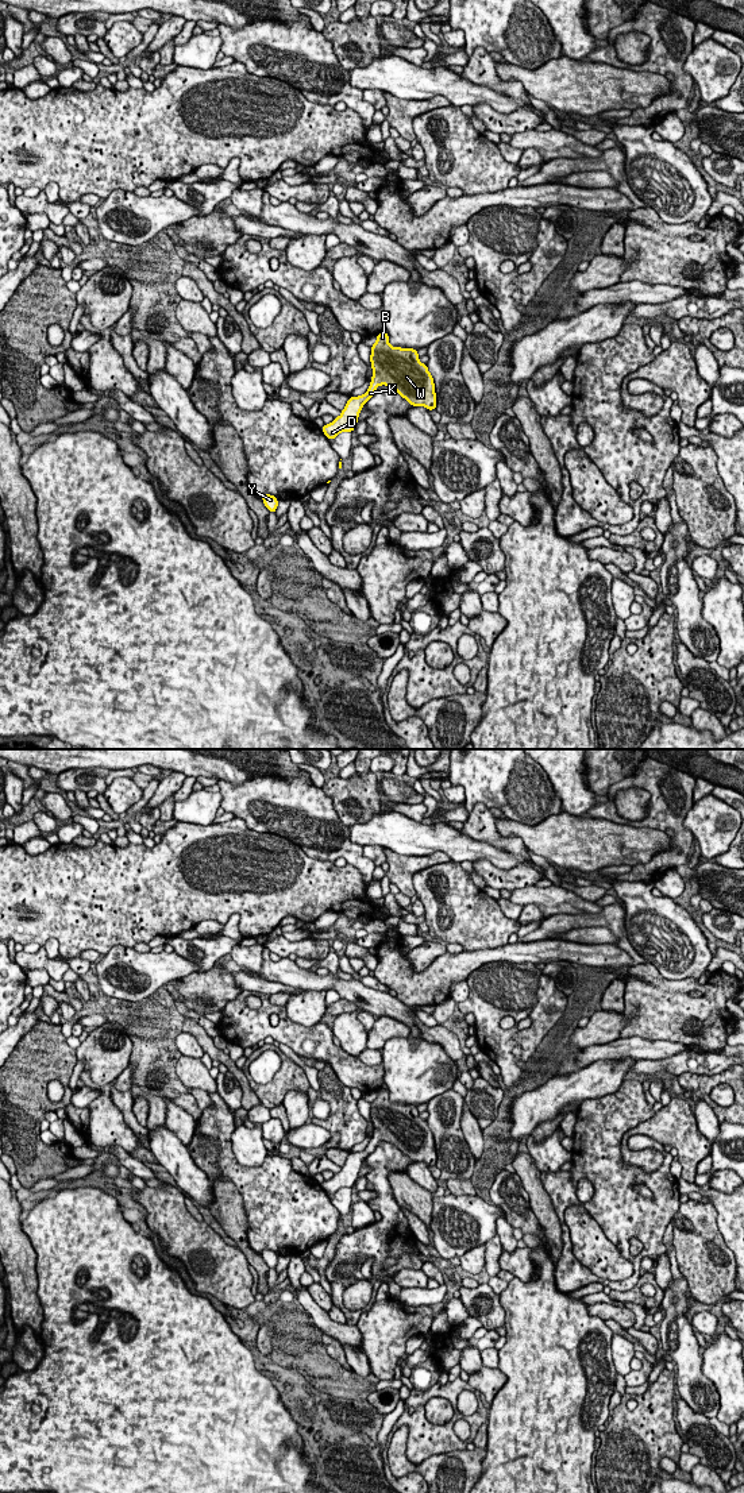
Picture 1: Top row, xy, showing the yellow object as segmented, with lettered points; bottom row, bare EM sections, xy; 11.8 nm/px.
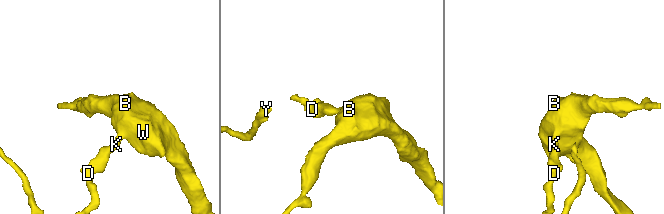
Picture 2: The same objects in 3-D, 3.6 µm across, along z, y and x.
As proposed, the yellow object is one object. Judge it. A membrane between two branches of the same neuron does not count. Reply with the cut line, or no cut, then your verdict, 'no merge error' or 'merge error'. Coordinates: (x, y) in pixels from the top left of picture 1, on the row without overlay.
no cut | no merge error

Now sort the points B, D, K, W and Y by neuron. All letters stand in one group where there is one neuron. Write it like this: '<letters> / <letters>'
B D K W Y

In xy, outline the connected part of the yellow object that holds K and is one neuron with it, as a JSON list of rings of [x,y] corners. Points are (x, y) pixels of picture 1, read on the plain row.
[[[383,1085],[371,1102],[370,1118],[374,1129],[367,1147],[363,1151],[350,1153],[340,1172],[321,1183],[328,1196],[335,1195],[340,1188],[355,1185],[363,1161],[381,1141],[394,1145],[412,1162],[436,1165],[433,1134],[427,1120],[419,1116],[417,1106],[393,1103]]]

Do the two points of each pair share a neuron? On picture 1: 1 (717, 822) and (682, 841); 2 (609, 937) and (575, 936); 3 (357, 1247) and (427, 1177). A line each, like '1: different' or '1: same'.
1: different
2: same
3: different

